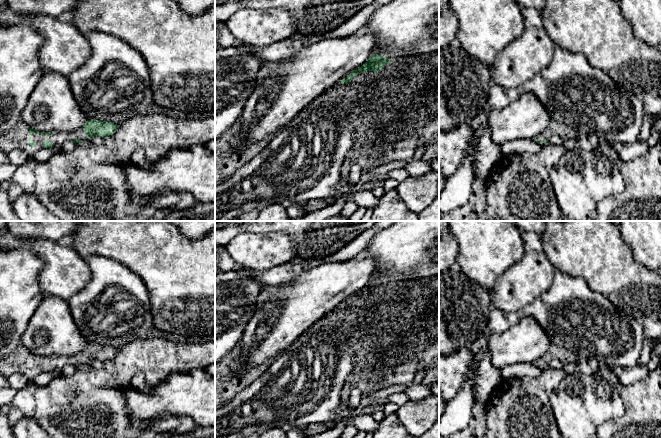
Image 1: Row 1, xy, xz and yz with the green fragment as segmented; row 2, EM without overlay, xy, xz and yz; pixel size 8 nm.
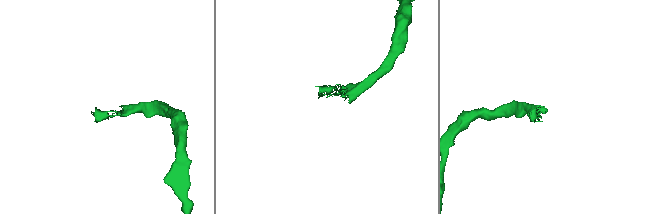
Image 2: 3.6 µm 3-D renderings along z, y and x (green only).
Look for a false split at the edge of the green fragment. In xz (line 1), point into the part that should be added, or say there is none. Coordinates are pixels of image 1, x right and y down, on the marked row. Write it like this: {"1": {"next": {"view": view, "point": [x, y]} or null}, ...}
{"1": {"next": null}}

